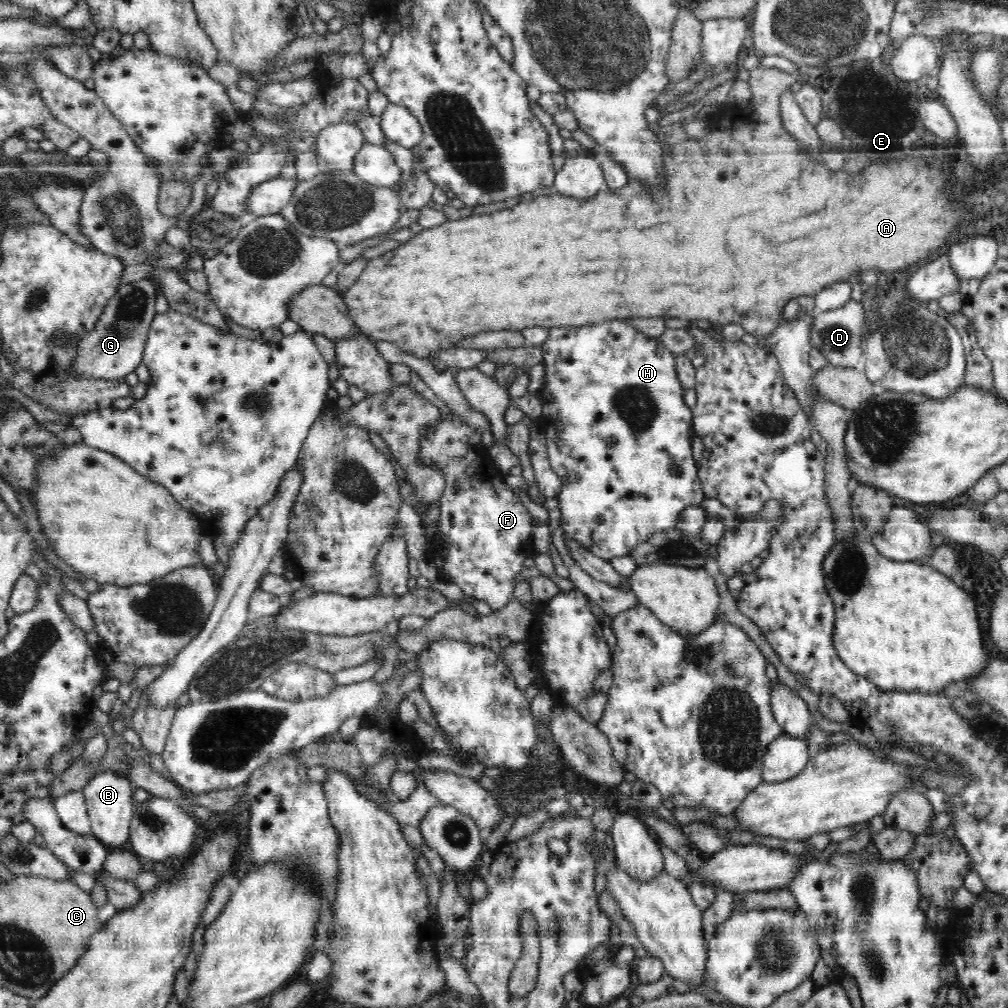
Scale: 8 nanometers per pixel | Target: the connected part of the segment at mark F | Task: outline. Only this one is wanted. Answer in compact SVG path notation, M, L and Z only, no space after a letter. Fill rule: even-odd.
M458 415L451 420L439 418L433 423L433 434L424 435L420 439L420 460L425 467L440 470L446 478L446 489L439 500L440 528L445 543L435 549L433 562L438 577L444 583L456 584L465 596L479 601L483 610L496 612L510 602L515 588L516 575L524 568L526 554L522 552L522 544L530 539L535 519L526 506L515 495L512 488L504 482L506 474L501 474L489 457L489 448L482 443L482 433L464 423Z

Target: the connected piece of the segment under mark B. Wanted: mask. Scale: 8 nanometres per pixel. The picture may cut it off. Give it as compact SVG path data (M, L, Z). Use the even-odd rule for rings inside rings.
M100 772L82 788L92 835L110 850L122 848L130 838L131 818L137 807L133 799L134 786L128 777L113 772Z

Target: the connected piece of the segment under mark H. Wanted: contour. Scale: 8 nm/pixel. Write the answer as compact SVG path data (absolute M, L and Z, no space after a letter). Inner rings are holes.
M627 319L578 327L554 327L549 329L549 337L540 347L544 351L545 380L543 387L538 392L542 404L542 415L536 420L536 425L545 436L551 468L563 481L557 500L562 513L561 527L564 534L580 542L584 548L592 551L592 554L598 558L610 561L612 558L630 554L636 545L647 541L656 532L676 529L680 521L680 514L690 506L699 506L705 497L699 480L697 462L692 456L695 438L692 409L684 402L684 388L677 377L675 367L676 354L668 351L659 338L646 336L635 326L630 326ZM674 466L678 467L676 474L672 472Z

